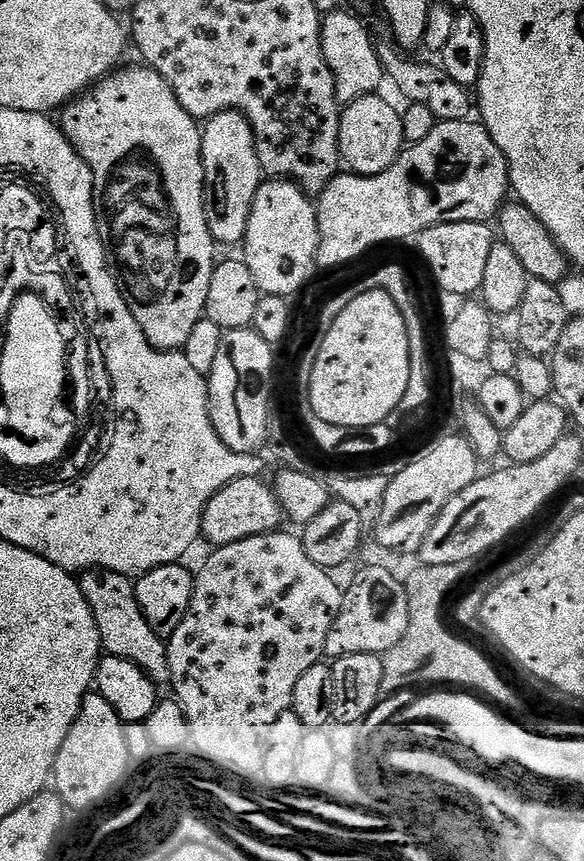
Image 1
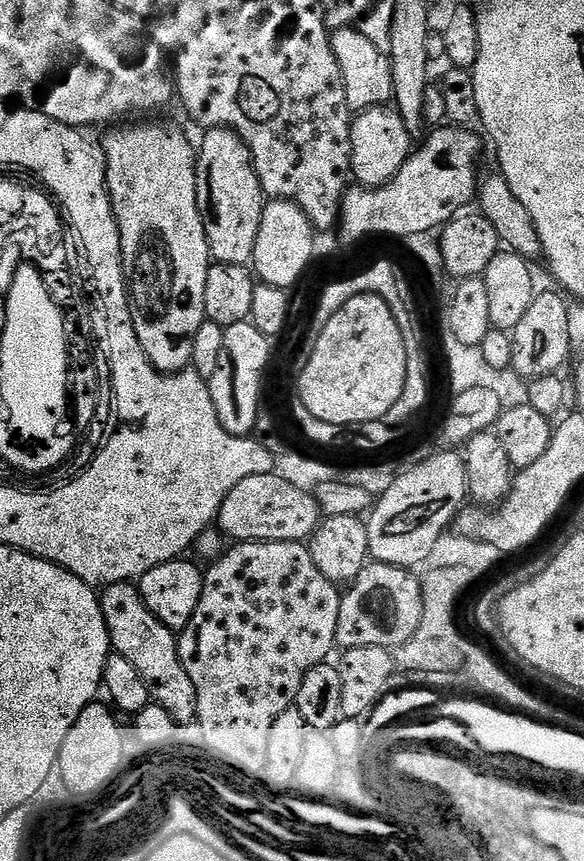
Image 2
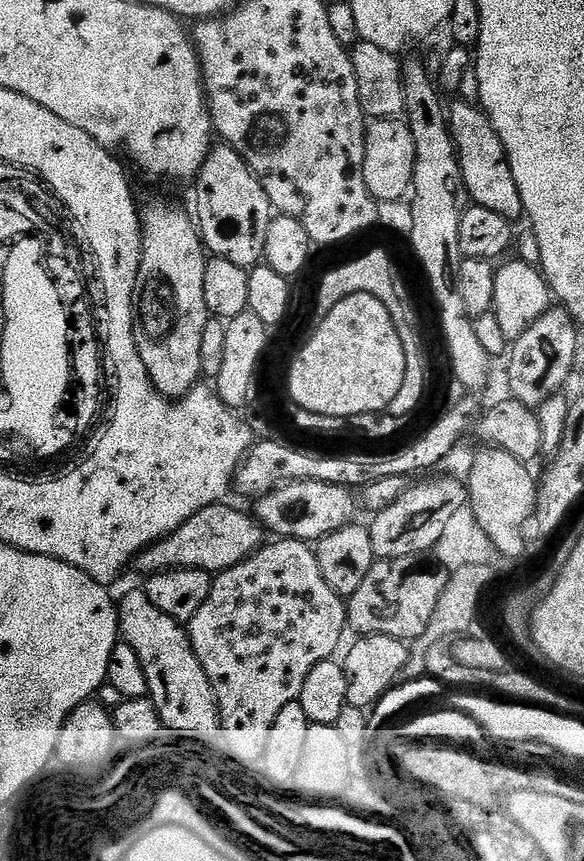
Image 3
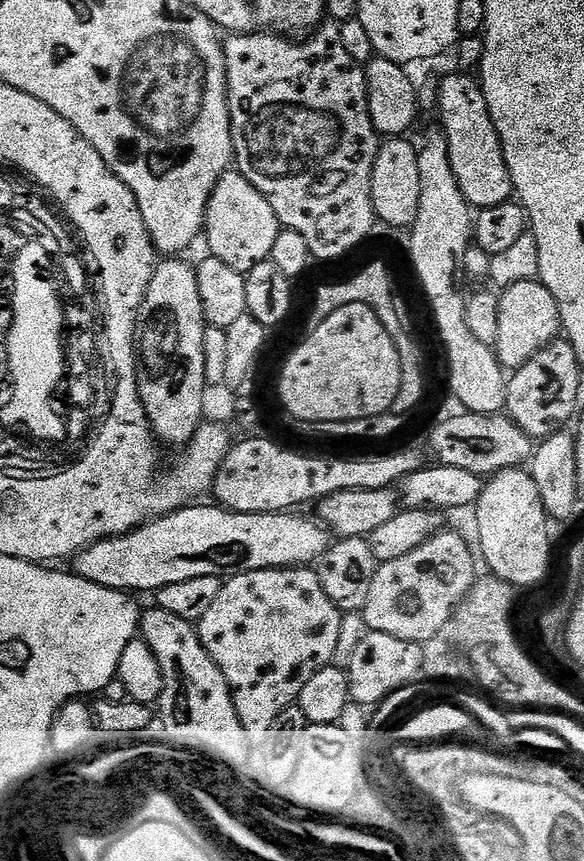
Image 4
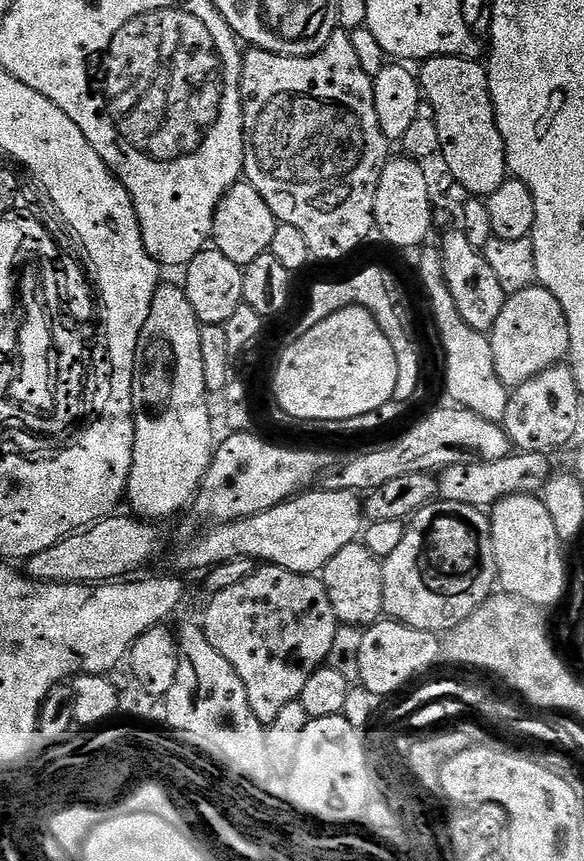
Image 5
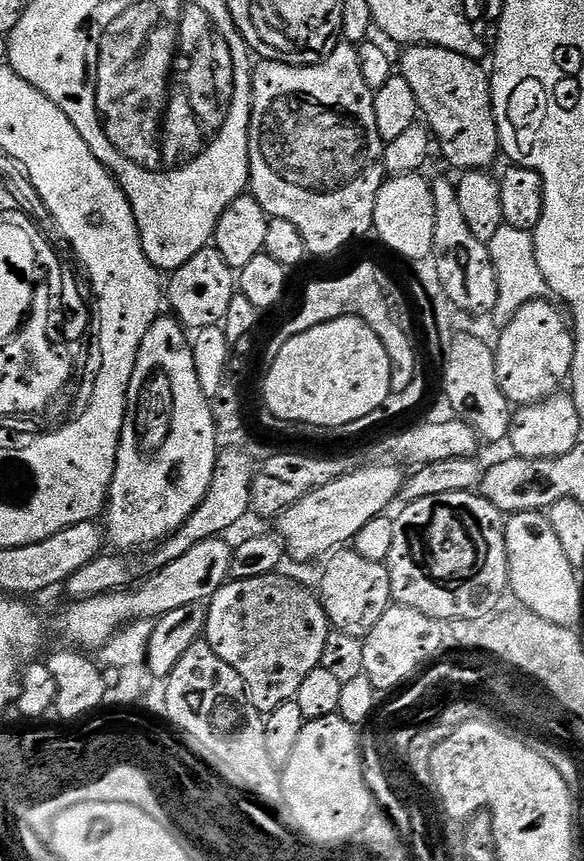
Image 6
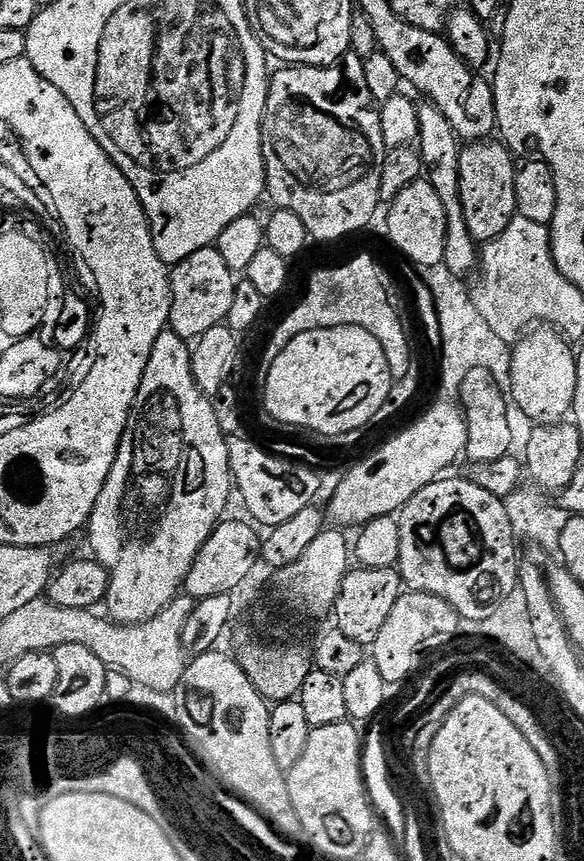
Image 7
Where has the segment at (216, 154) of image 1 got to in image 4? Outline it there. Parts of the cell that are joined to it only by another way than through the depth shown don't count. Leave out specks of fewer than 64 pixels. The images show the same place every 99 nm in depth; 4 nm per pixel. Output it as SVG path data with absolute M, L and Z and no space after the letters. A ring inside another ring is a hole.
M239 170L224 172L210 194L206 206L203 239L208 239L208 252L214 258L247 273L254 265L271 257L274 242L281 231L280 220L270 210L270 202Z

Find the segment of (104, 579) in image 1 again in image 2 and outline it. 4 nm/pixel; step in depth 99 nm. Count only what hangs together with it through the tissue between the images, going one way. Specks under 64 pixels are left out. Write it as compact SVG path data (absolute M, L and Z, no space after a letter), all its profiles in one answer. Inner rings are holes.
M135 583L109 584L99 593L99 598L112 652L126 658L126 662L142 674L142 682L146 682L148 695L155 703L162 705L178 723L192 724L196 719L194 682L190 682L190 674L186 674L186 666L182 666L177 633L154 618Z

